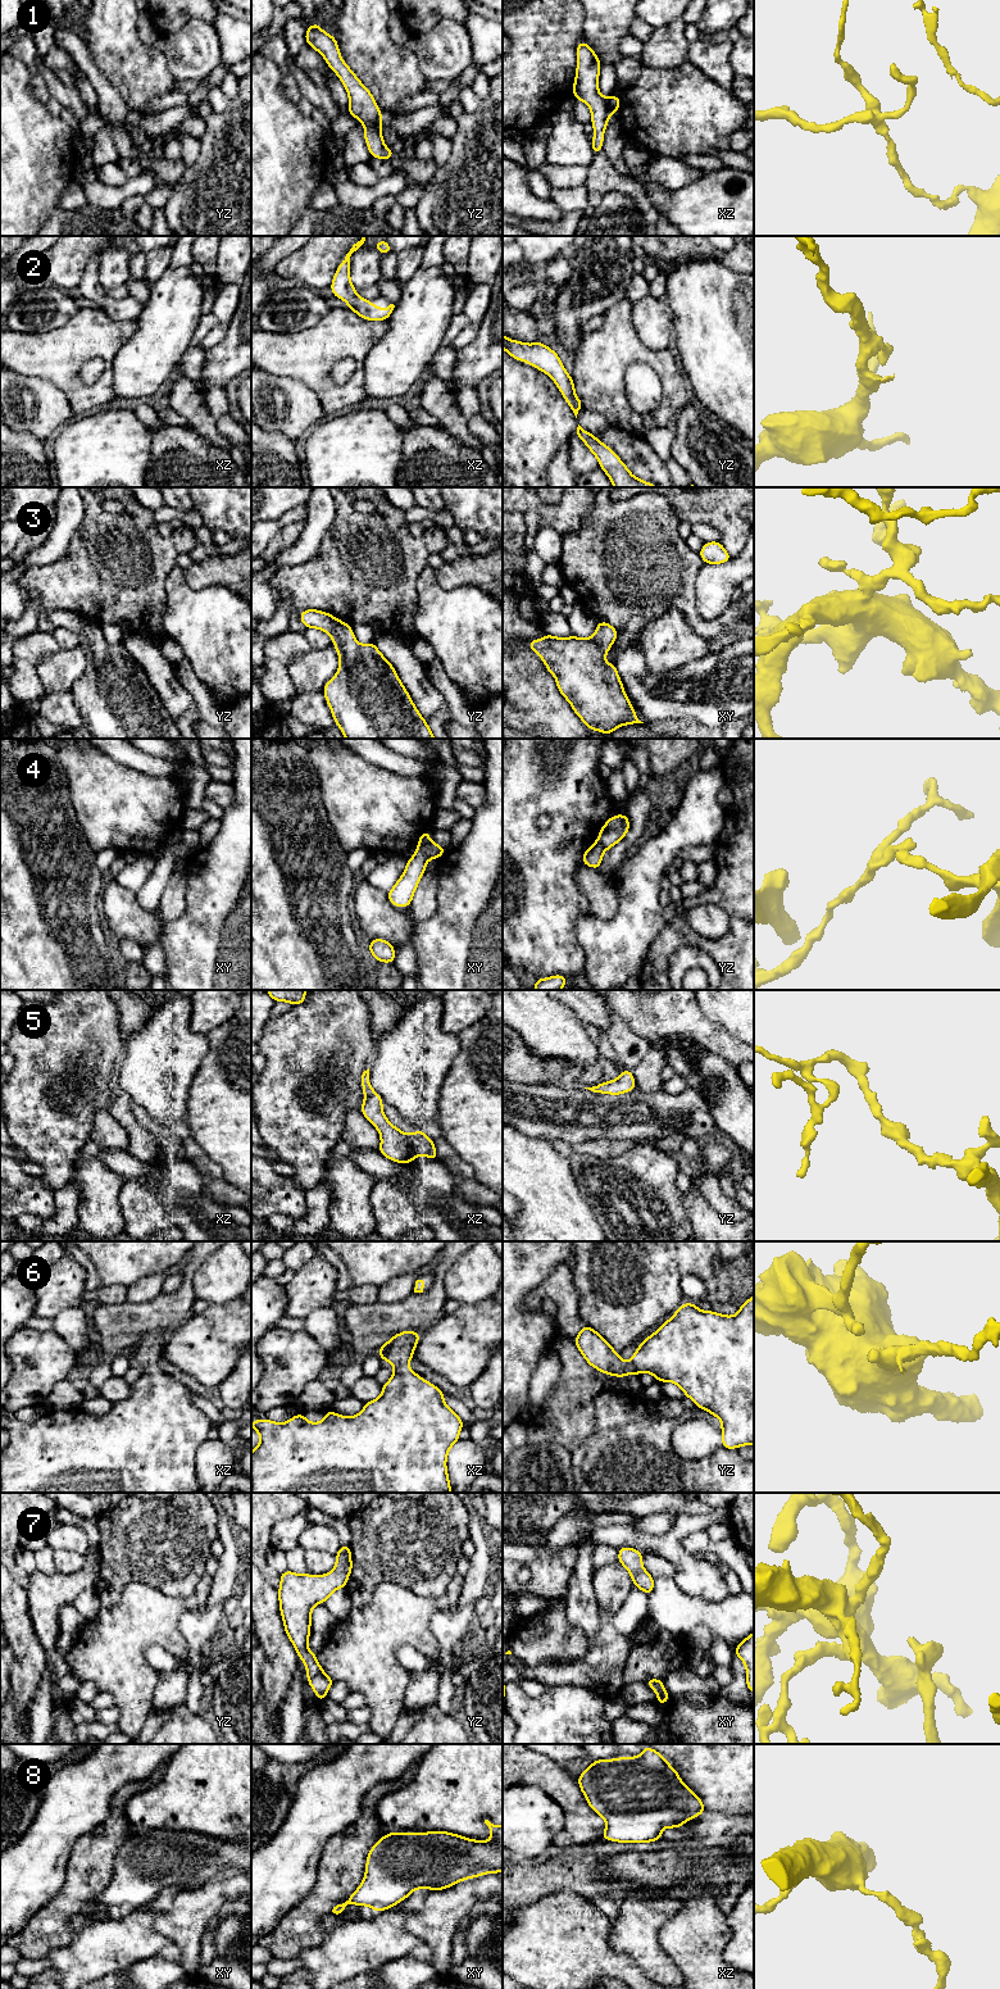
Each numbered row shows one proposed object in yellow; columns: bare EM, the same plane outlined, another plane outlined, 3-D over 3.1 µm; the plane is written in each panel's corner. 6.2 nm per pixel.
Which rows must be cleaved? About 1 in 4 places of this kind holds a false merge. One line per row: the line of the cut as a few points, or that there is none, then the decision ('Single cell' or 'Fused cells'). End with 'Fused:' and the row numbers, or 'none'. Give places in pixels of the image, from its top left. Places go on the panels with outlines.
1: Split along yz (382, 121), (366, 127). Fused cells
2: No split. Single cell
3: No split. Single cell
4: Split along xy (430, 840), (418, 847). Fused cells
5: No split. Single cell
6: No split. Single cell
7: No split. Single cell
8: No split. Single cell
Fused: 1, 4

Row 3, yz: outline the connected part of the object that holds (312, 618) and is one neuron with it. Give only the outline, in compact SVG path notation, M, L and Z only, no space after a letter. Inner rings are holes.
M306 609L299 618L306 628L319 628L329 635L338 653L338 672L324 685L323 692L335 723L346 739L436 739L395 668L374 642L359 644L350 625L318 609Z

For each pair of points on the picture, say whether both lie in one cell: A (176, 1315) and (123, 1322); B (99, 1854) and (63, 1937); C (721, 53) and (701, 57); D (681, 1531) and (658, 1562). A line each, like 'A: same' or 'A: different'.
A: same
B: same
C: same
D: different

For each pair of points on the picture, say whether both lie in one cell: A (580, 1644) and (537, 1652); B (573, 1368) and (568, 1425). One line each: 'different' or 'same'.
A: same
B: same

